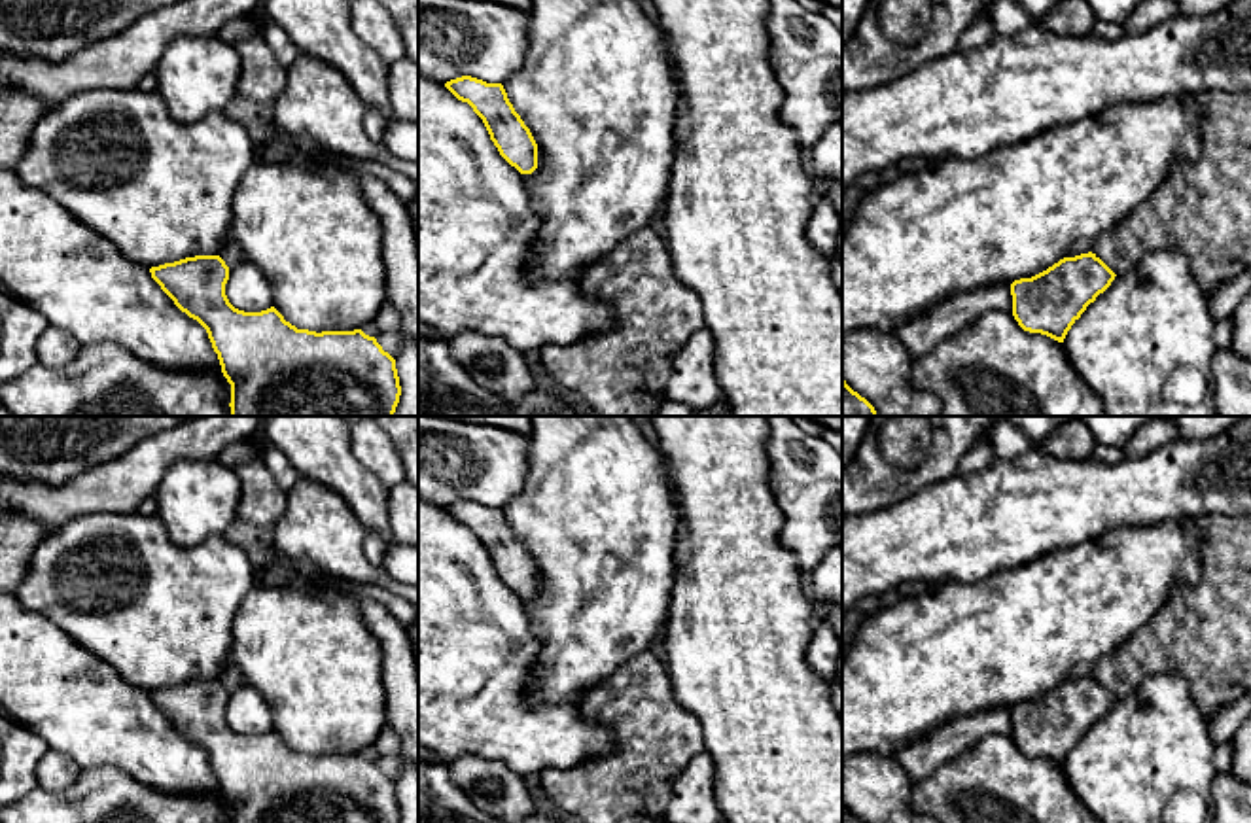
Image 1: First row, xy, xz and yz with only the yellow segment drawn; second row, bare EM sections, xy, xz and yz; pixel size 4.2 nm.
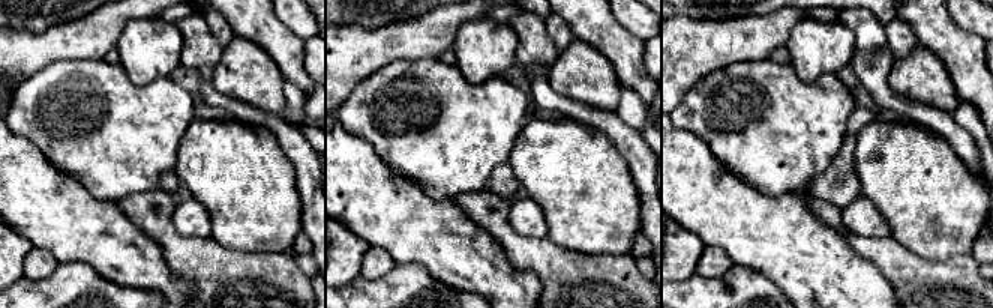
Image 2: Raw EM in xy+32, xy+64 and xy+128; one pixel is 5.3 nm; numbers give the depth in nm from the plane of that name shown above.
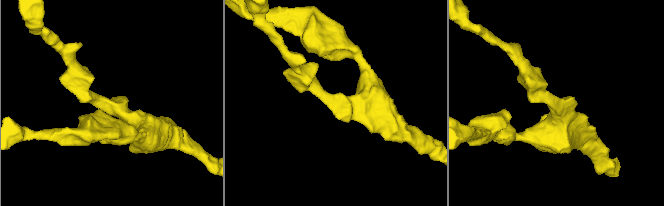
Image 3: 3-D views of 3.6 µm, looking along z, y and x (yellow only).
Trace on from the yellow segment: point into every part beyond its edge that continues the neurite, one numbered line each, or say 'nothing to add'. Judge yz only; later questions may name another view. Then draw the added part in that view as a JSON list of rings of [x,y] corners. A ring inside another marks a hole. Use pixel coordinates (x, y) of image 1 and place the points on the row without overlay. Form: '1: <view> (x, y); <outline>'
1: yz (1202, 632); [[[1251,513],[1179,522],[1202,530],[1200,579],[1194,585],[1173,587],[1158,613],[1111,655],[1103,657],[1094,666],[1092,677],[1115,698],[1126,698],[1149,677],[1177,674],[1187,679],[1192,698],[1204,715],[1215,715],[1251,691]]]

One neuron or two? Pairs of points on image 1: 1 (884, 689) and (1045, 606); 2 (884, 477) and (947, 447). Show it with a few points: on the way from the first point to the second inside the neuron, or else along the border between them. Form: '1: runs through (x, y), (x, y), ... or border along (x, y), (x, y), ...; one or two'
1: runs through (924, 661), (964, 646), (996, 642), (1005, 632); one
2: runs through (899, 477), (918, 477), (933, 462); one

